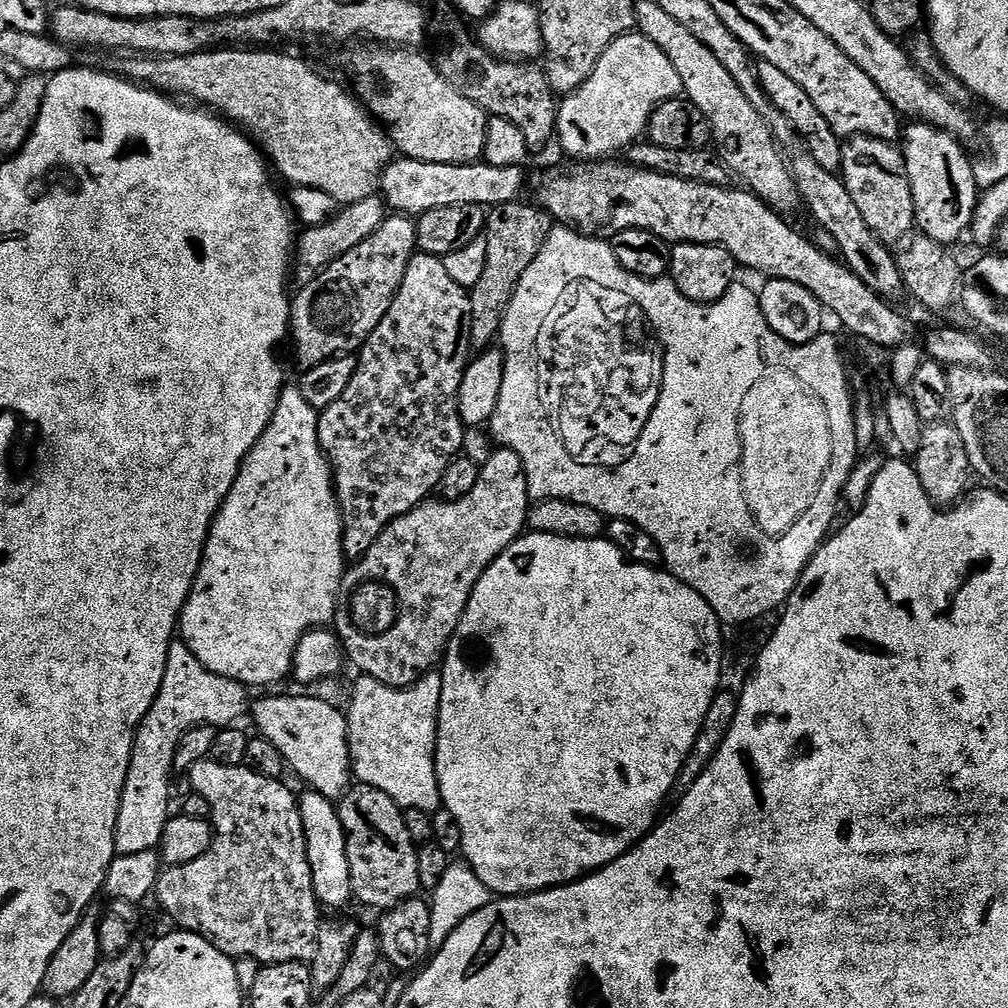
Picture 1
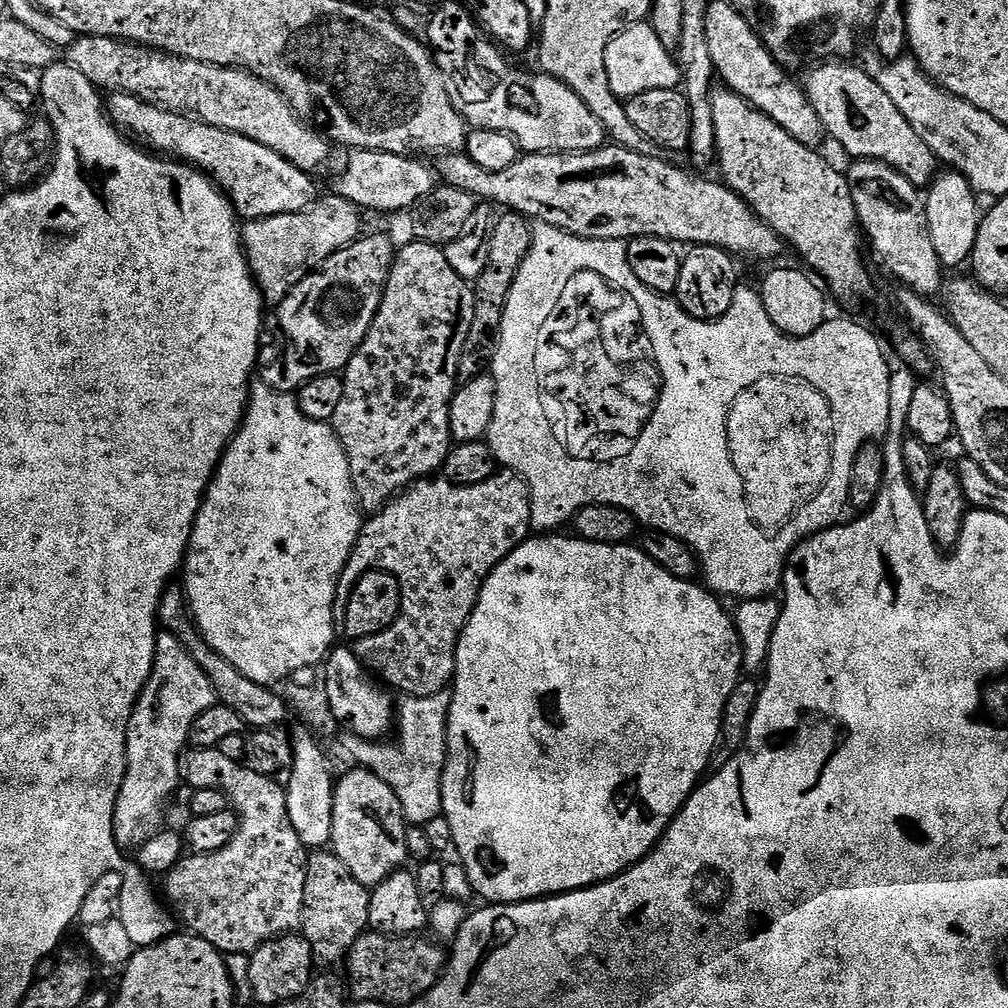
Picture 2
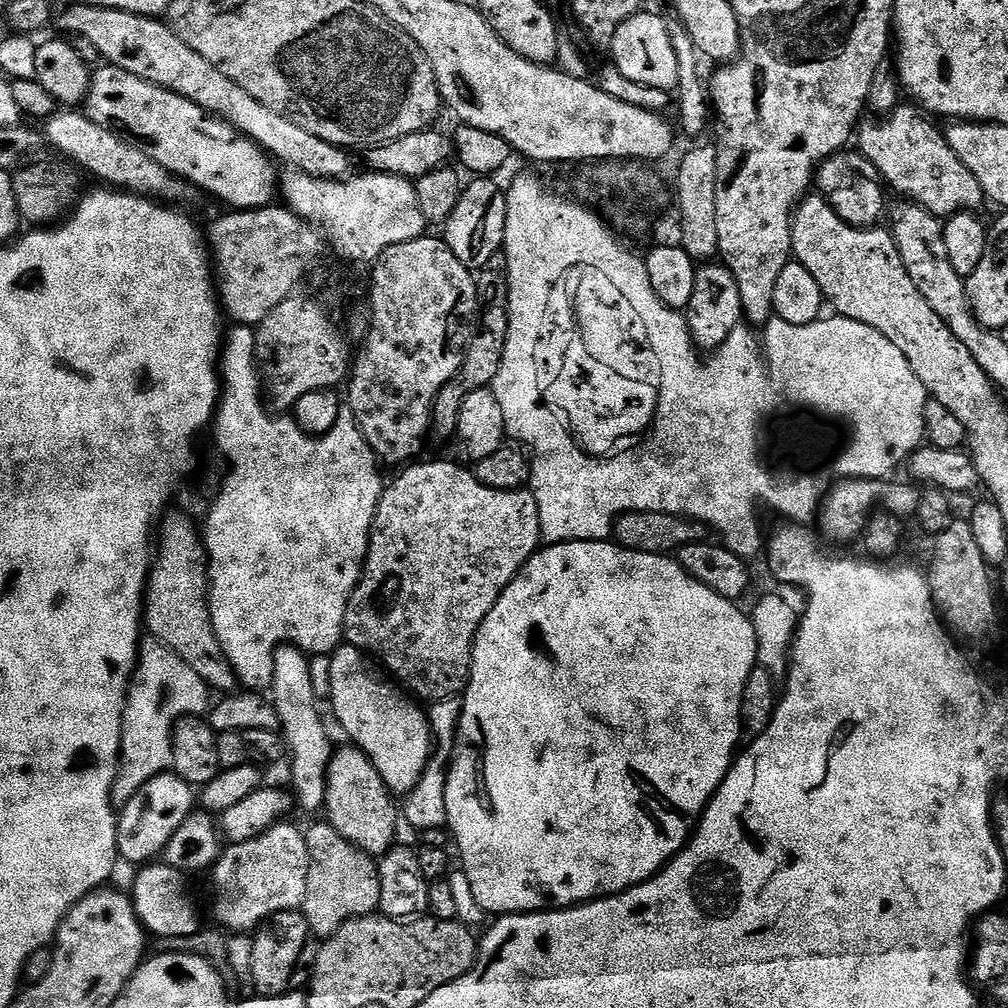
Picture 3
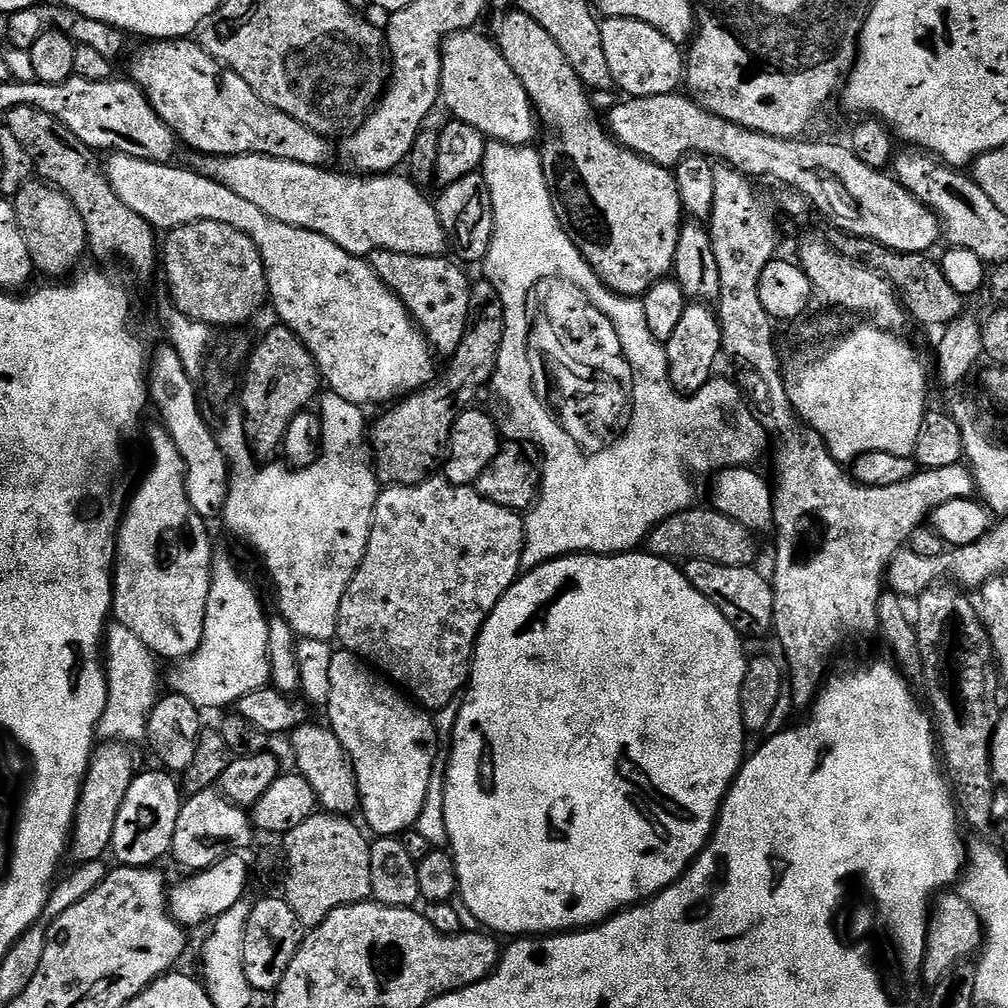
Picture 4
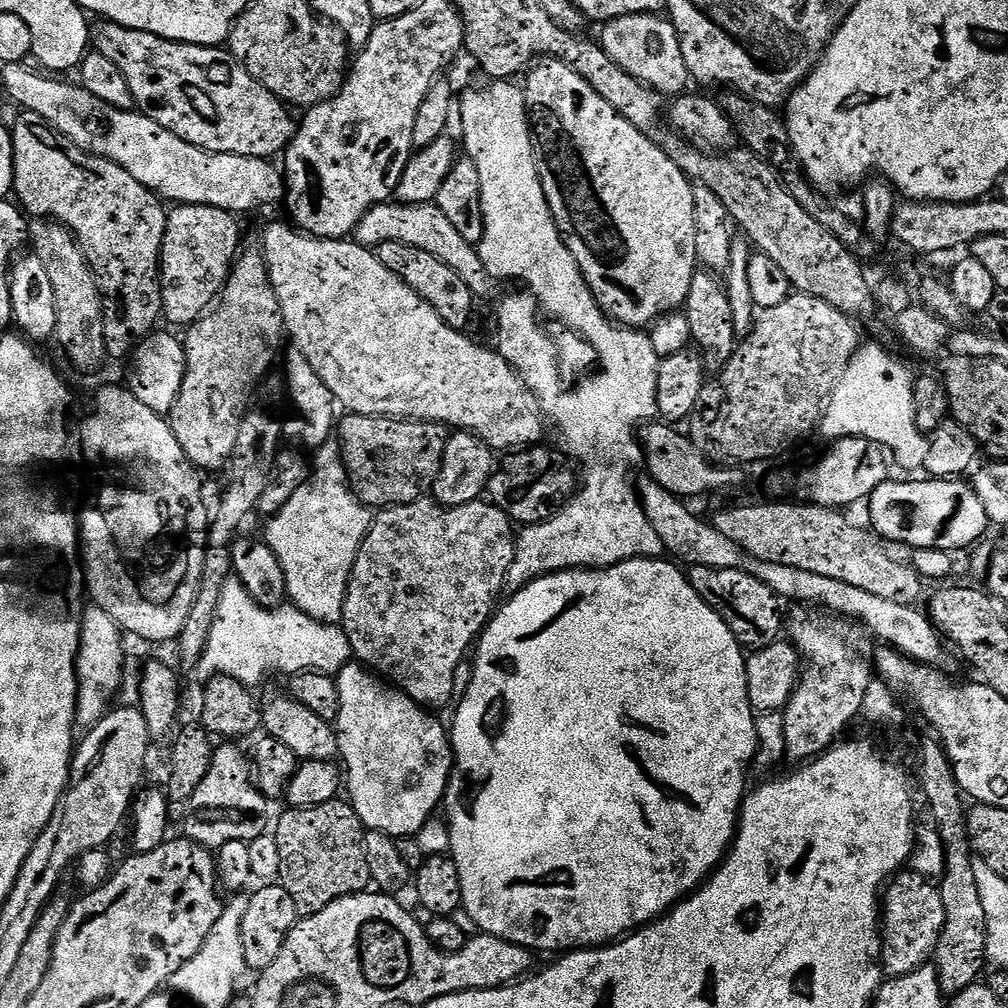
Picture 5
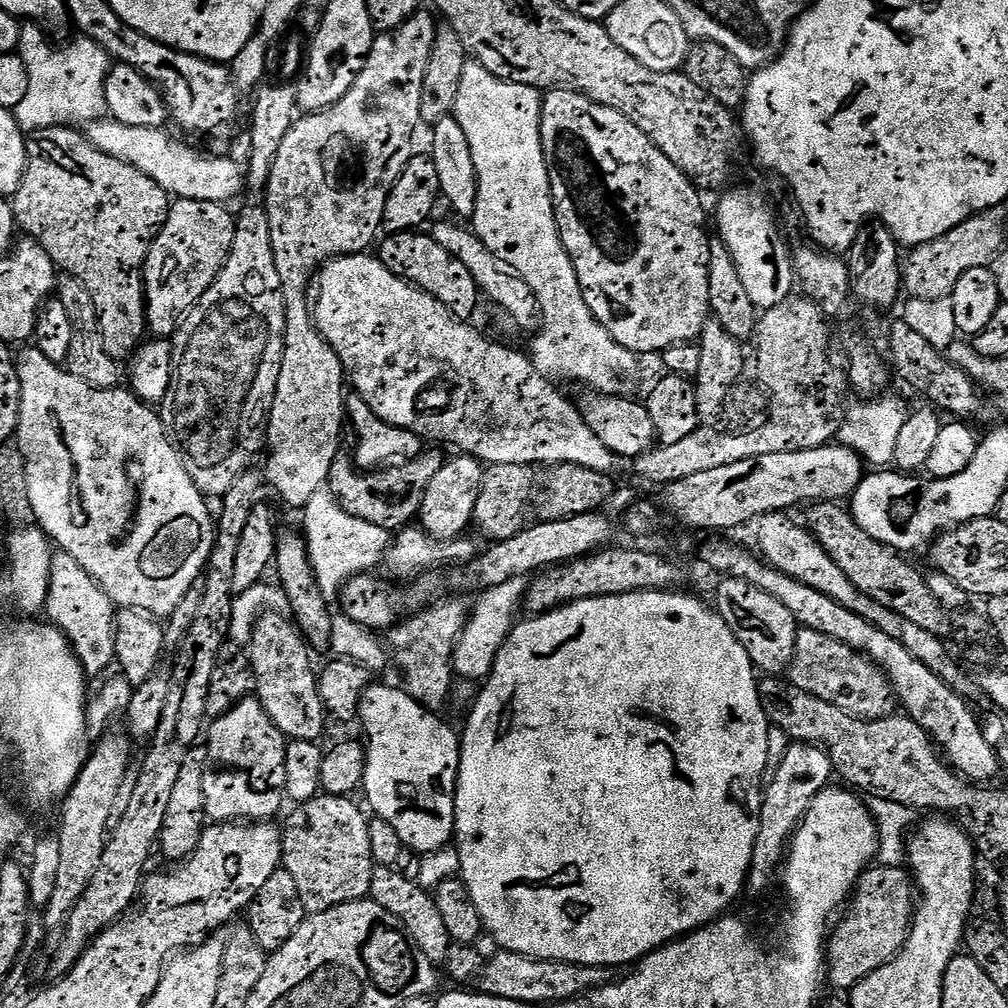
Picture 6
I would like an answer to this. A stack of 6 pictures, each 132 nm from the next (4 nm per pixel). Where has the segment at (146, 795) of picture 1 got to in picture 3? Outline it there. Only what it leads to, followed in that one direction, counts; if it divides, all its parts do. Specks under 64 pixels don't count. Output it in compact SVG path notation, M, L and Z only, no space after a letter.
M144 638L138 645L139 660L140 666L132 680L132 689L126 692L127 722L122 732L122 763L116 781L112 783L112 803L116 806L125 804L142 786L161 775L164 767L169 767L164 731L171 731L177 722L185 718L203 717L210 708L208 683L194 674L194 670L177 652L169 651L156 640Z

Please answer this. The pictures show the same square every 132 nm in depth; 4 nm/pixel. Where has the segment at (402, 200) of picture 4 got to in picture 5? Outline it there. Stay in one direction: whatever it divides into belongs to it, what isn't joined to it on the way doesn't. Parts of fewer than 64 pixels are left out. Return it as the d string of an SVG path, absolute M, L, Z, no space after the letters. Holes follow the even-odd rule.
M27 63L3 65L4 88L8 96L25 112L38 114L47 124L51 124L56 131L68 136L73 142L83 148L85 152L91 152L93 156L101 156L129 172L142 186L146 186L165 201L182 204L201 204L202 206L214 206L218 210L226 210L233 214L240 212L252 212L263 204L276 204L285 199L286 185L284 174L279 167L276 168L271 159L254 158L253 156L239 156L229 152L207 152L166 130L166 126L158 126L154 118L145 116L139 110L125 110L108 105L100 101L89 90L81 87L79 83L67 84L67 79L57 78L52 74L45 74L35 67L28 68ZM389 202L374 206L364 215L354 236L364 247L371 249L375 249L382 242L402 242L418 250L426 250L426 254L434 254L434 258L446 262L446 266L450 266L450 270L454 270L454 274L458 274L458 278L462 278L462 282L466 282L466 286L470 286L474 294L486 291L488 284L490 285L490 277L484 268L477 245L466 242L466 238L458 234L454 222L450 222L450 218L446 218L446 214L442 214L442 210L435 203Z

